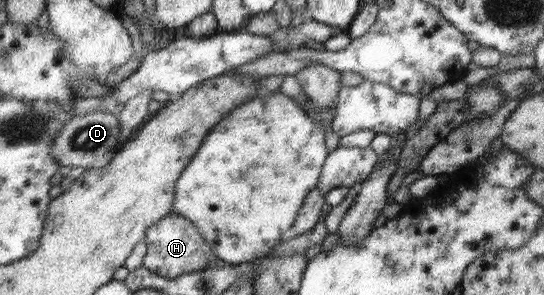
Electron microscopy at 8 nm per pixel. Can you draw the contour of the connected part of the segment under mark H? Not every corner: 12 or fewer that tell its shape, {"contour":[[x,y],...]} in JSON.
{"contour":[[174,212],[147,231],[142,267],[164,278],[220,261]]}

